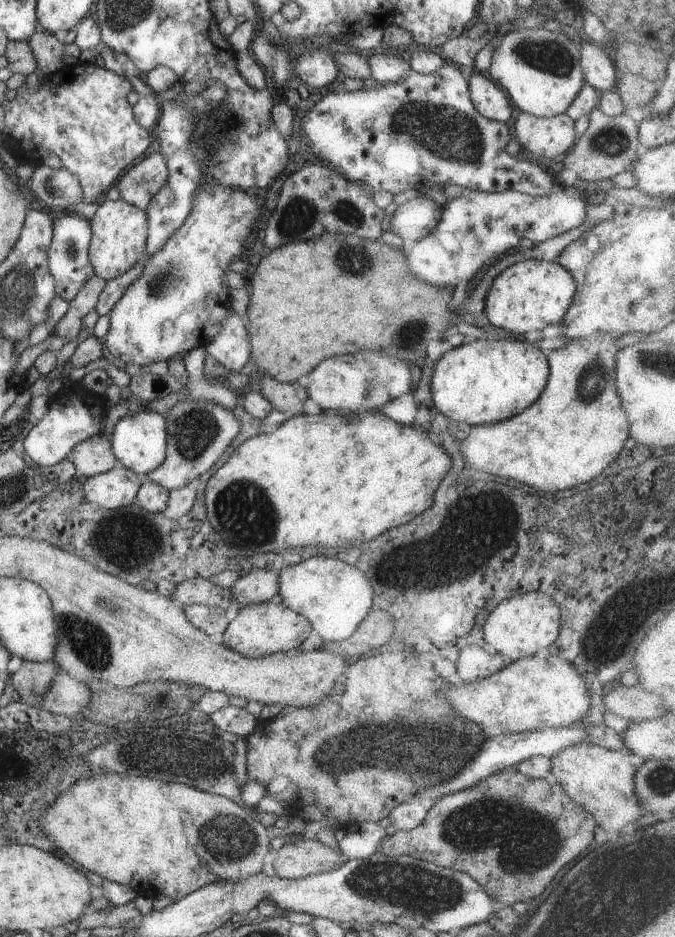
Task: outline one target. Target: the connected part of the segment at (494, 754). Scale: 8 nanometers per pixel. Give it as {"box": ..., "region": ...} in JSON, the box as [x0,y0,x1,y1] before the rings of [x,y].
{"box":[408,724,590,808],"region":[[[583,724],[578,728],[546,728],[541,731],[502,733],[496,737],[490,737],[490,740],[484,742],[482,748],[478,750],[478,756],[474,756],[474,760],[470,760],[470,762],[458,772],[458,776],[452,776],[452,778],[448,778],[448,780],[444,780],[444,782],[436,784],[436,786],[430,786],[430,788],[422,788],[422,790],[418,790],[416,794],[412,794],[412,796],[408,798],[408,801],[415,797],[416,799],[425,801],[426,804],[428,803],[428,808],[432,808],[432,806],[444,796],[472,788],[472,786],[476,786],[476,784],[479,784],[482,780],[504,770],[504,768],[515,767],[521,760],[538,755],[552,758],[558,751],[566,747],[580,743],[590,743],[585,728],[586,724]]]}

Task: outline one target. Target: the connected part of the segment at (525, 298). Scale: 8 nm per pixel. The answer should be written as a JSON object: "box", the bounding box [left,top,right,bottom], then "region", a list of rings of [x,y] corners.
{"box":[485,259,575,335],"region":[[[529,259],[504,269],[495,277],[486,295],[485,315],[490,325],[514,335],[541,331],[548,324],[560,325],[575,292],[574,277],[562,265]]]}

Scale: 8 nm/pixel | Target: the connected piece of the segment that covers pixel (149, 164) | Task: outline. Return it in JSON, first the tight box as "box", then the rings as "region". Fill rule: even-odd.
{"box":[116,152,168,210],"region":[[[161,152],[153,153],[138,164],[134,164],[120,178],[116,188],[119,188],[122,200],[146,210],[148,203],[166,182],[168,173],[165,156]]]}

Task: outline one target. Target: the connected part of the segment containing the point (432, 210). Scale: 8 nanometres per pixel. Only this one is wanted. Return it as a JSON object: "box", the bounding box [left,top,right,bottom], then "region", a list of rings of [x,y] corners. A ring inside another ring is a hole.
{"box":[391,197,443,243],"region":[[[418,197],[399,204],[391,216],[391,228],[406,243],[426,238],[441,219],[443,208],[430,197]]]}

